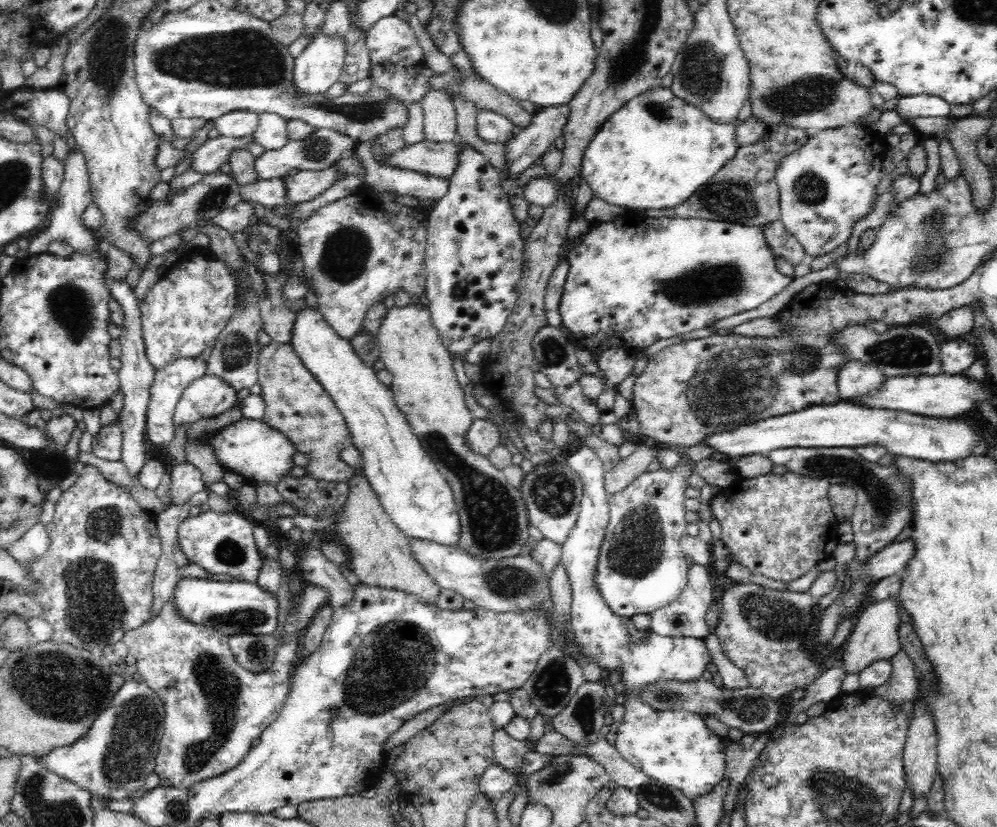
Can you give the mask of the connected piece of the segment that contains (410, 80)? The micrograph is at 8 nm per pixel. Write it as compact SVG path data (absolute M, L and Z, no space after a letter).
M395 15L381 18L372 28L369 28L365 37L370 60L368 77L373 85L384 89L392 99L396 97L406 106L413 102L421 106L424 95L427 95L432 88L429 78L422 74L422 69L426 66L424 52L408 22Z

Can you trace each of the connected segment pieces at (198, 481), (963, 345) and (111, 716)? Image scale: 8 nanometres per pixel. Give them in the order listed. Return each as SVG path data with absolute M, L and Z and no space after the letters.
M188 462L172 468L171 483L168 486L168 503L166 506L180 506L192 500L193 496L204 490L201 473Z
M967 336L948 338L941 345L940 360L946 375L960 374L978 357L975 343Z
M128 676L127 681L118 689L112 702L103 710L74 744L52 748L48 754L34 755L34 761L44 765L50 772L72 781L76 786L90 792L91 795L106 800L124 800L133 792L140 790L150 774L154 774L156 755L164 734L164 707L160 697L145 683L140 684Z

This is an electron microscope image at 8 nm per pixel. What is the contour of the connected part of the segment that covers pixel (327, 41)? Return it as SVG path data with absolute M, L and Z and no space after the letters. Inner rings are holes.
M318 34L300 58L294 59L292 83L298 93L324 94L330 86L338 82L340 68L344 66L345 39L326 37Z

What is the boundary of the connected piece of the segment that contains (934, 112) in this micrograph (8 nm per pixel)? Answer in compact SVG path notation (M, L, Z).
M916 95L898 98L892 110L899 115L901 122L908 124L913 118L951 116L950 105L937 96Z

